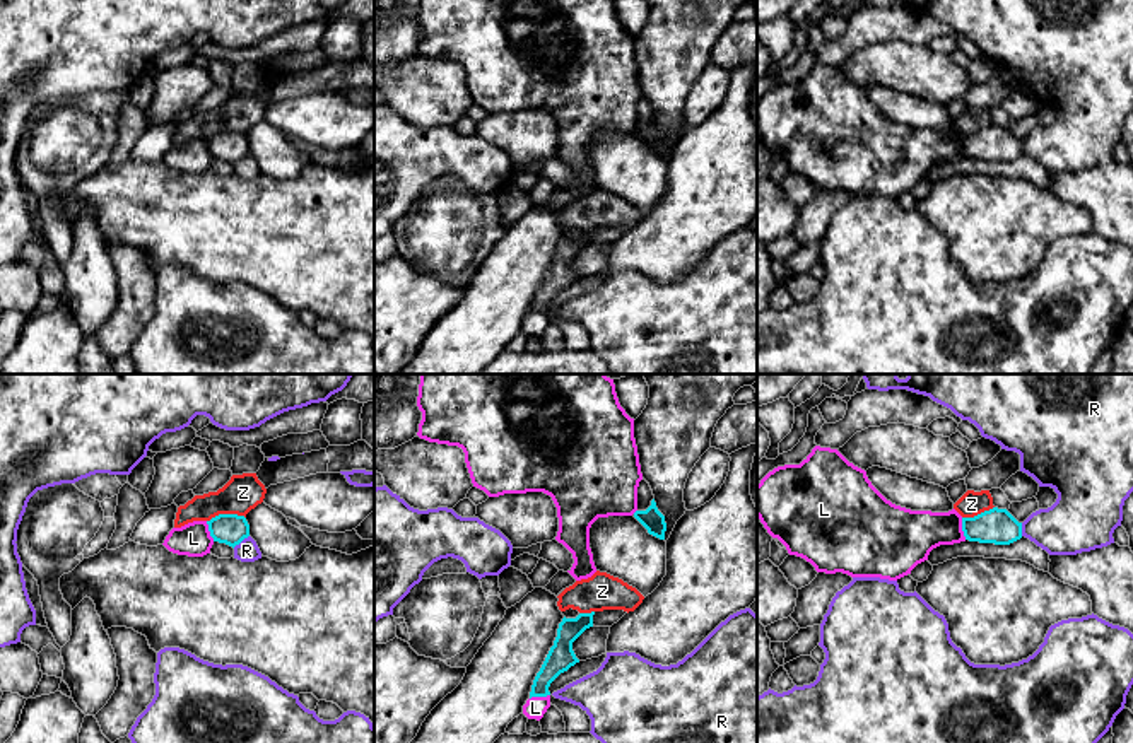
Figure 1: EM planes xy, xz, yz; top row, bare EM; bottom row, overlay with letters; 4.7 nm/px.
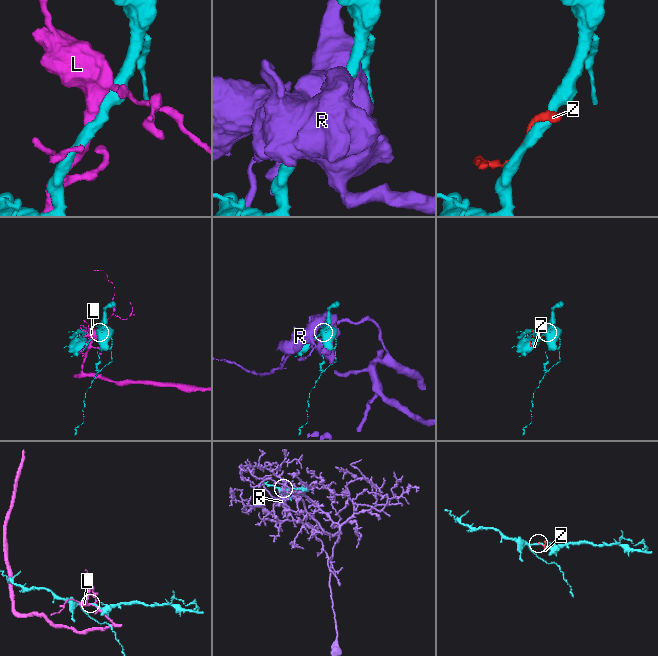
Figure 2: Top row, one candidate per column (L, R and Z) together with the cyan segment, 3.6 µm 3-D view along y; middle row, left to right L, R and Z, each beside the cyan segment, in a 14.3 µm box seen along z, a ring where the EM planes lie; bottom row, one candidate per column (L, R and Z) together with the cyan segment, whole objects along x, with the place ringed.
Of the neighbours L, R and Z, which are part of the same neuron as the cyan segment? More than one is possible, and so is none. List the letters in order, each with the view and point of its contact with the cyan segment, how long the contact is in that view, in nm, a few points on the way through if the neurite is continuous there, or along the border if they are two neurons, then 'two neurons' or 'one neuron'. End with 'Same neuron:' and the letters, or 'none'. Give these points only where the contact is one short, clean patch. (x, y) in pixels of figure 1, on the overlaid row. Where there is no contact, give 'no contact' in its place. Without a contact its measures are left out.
L: contact yz (962, 528); length 110 nm; two neurons
R: contact xy (240, 542); length 100 nm; two neurons
Z: contact xy (226, 514); length 190 nm; two neurons
Same neuron: none

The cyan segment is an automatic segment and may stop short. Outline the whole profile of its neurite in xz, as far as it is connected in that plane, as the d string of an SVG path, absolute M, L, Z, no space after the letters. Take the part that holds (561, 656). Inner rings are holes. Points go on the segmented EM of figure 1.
M579 613L576 618L562 618L557 629L557 637L554 646L550 647L540 671L537 673L530 699L531 697L547 697L550 695L549 687L550 683L571 666L579 663L572 651L572 642L590 627L593 627L593 615L591 613Z

